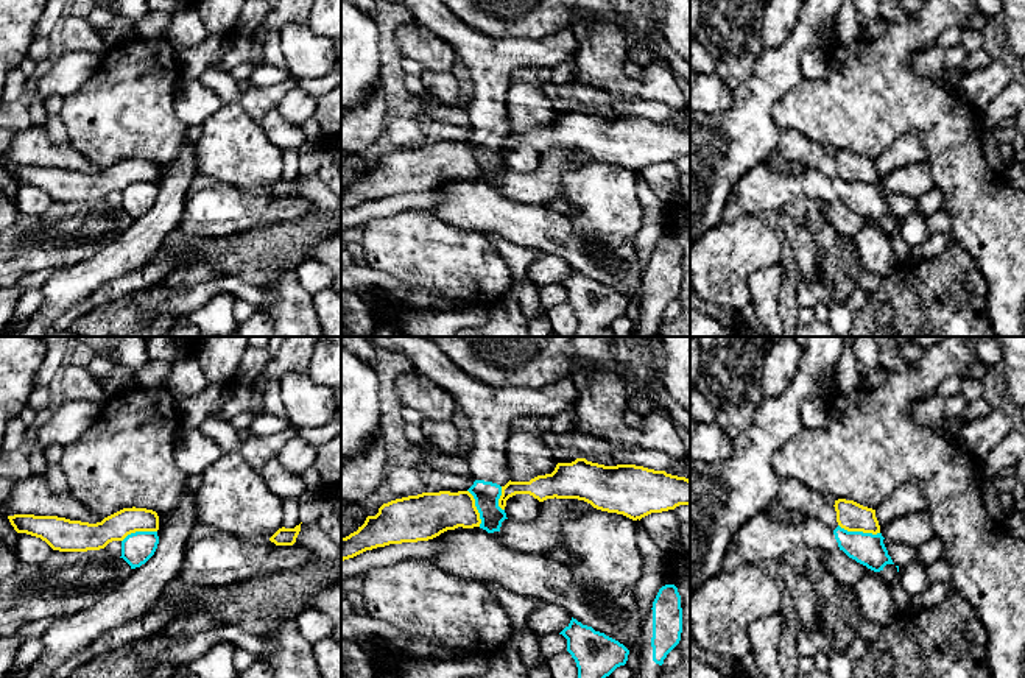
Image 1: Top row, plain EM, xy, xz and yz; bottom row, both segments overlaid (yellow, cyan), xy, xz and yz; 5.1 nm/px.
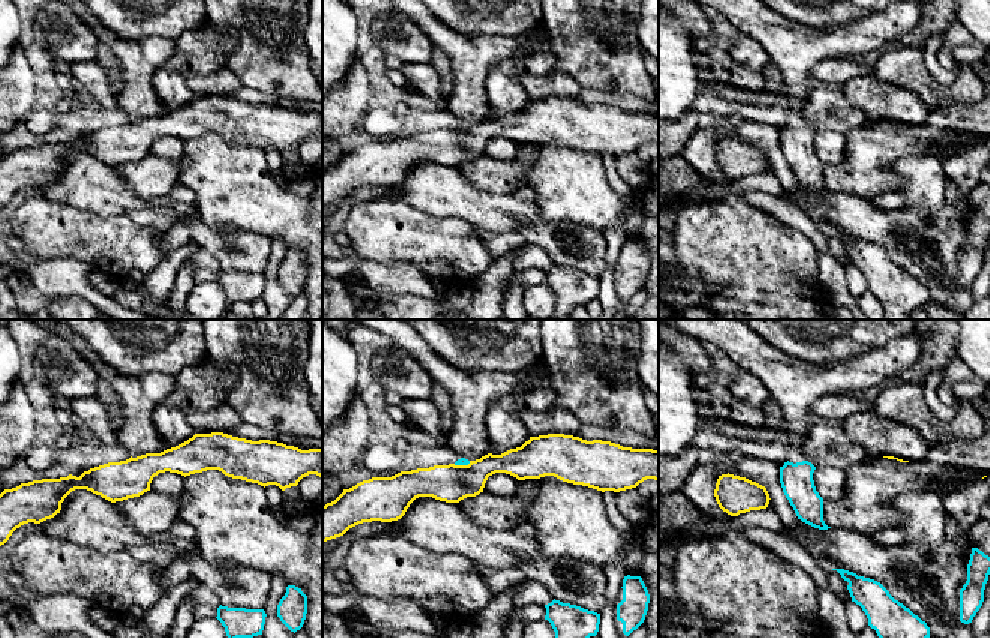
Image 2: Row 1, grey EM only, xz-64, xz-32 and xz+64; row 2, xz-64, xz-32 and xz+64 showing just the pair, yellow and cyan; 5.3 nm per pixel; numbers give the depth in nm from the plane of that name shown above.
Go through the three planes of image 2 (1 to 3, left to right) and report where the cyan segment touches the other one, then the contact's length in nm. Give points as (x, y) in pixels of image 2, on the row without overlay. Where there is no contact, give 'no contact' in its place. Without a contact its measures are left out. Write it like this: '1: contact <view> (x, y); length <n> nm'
1: no contact
2: contact xz-32 (461, 129); length 100 nm
3: no contact

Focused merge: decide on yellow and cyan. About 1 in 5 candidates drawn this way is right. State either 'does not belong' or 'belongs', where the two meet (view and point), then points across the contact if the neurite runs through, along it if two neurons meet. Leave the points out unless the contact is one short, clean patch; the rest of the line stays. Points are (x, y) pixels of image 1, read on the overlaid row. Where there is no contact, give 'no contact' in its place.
does not belong | yz (859, 530) | along yz (838, 524), (848, 530), (879, 533)

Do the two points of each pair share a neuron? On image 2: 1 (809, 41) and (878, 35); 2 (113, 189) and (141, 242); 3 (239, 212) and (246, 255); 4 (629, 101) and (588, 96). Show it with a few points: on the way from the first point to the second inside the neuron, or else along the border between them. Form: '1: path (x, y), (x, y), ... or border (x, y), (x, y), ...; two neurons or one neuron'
1: path (825, 41), (846, 41), (861, 36); one neuron
2: border (95, 213), (125, 215), (162, 231); two neurons
3: border (207, 224), (237, 225), (260, 231), (270, 239); two neurons
4: path (618, 101), (599, 98); one neuron

